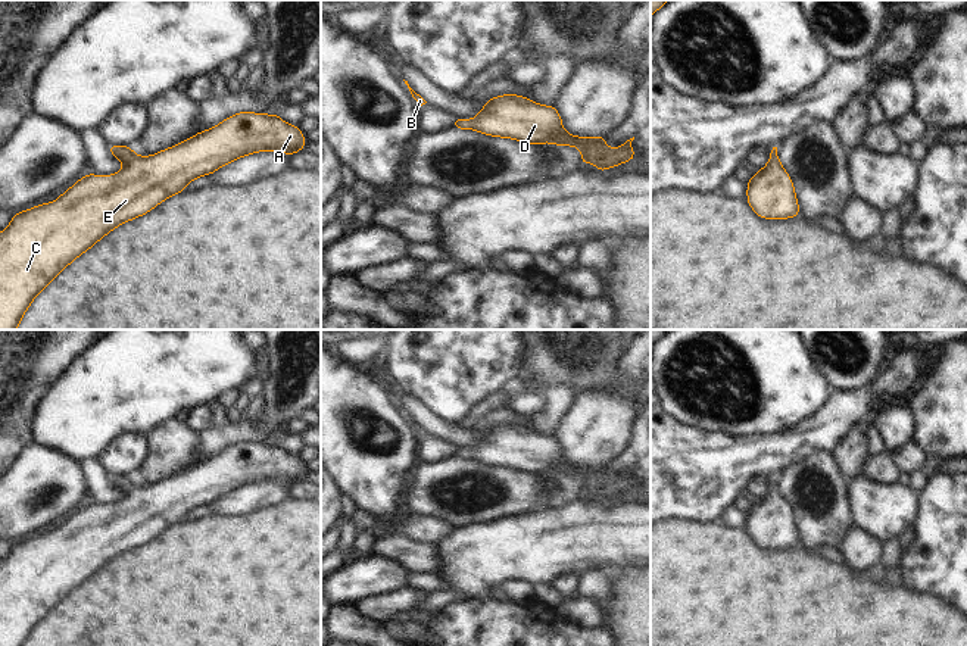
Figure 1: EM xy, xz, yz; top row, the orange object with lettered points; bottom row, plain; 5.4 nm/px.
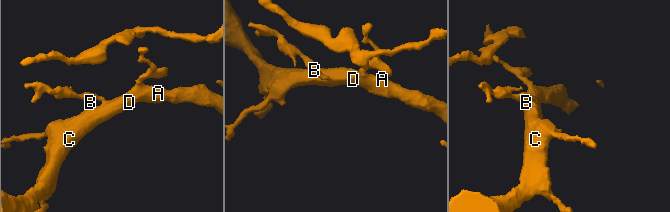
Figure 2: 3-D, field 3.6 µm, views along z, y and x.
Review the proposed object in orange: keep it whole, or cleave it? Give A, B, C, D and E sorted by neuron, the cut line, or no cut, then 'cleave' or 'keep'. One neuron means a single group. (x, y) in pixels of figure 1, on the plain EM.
groups A B C D E; cut none; keep

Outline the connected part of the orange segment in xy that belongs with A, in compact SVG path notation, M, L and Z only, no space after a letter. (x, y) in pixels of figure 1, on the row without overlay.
M240 441L153 486L135 486L132 477L109 474L110 484L125 493L118 503L88 503L53 533L15 543L9 556L0 562L0 646L24 646L35 625L79 584L121 553L143 546L168 527L183 522L197 506L210 505L256 481L293 484L303 480L305 472L299 456L286 453L278 444Z

